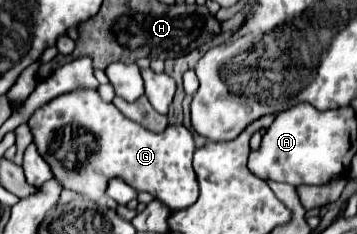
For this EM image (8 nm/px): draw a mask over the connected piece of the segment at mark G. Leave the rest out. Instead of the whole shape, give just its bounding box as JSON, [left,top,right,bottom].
[28,90,198,212]

